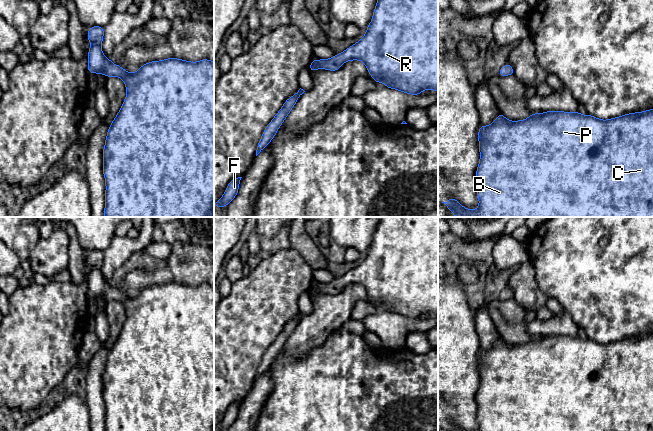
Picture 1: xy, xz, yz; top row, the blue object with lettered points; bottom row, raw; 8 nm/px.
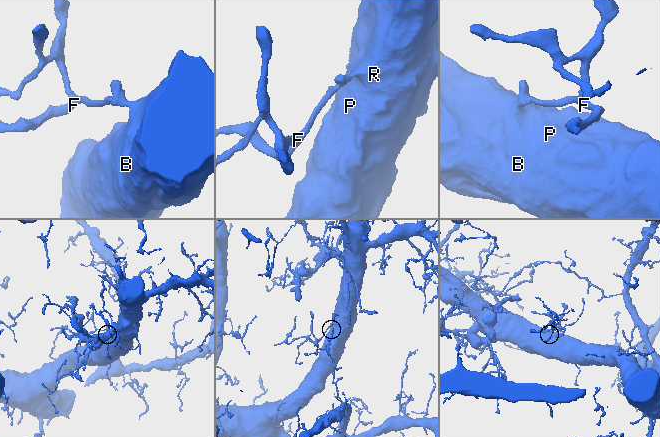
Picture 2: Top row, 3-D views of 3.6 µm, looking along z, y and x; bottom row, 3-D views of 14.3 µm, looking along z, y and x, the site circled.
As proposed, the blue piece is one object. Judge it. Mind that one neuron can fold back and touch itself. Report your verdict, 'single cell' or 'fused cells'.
single cell

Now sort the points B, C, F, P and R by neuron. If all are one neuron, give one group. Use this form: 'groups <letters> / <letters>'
groups B C F P R

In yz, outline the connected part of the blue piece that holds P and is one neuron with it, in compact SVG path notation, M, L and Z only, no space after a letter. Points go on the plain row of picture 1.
M653 333L601 344L577 336L531 337L525 344L509 345L500 336L489 350L478 355L480 385L476 394L478 431L653 431Z

